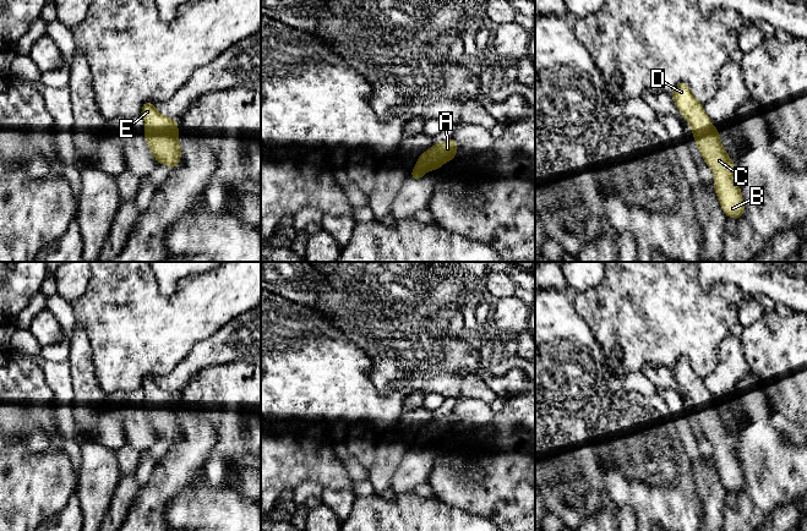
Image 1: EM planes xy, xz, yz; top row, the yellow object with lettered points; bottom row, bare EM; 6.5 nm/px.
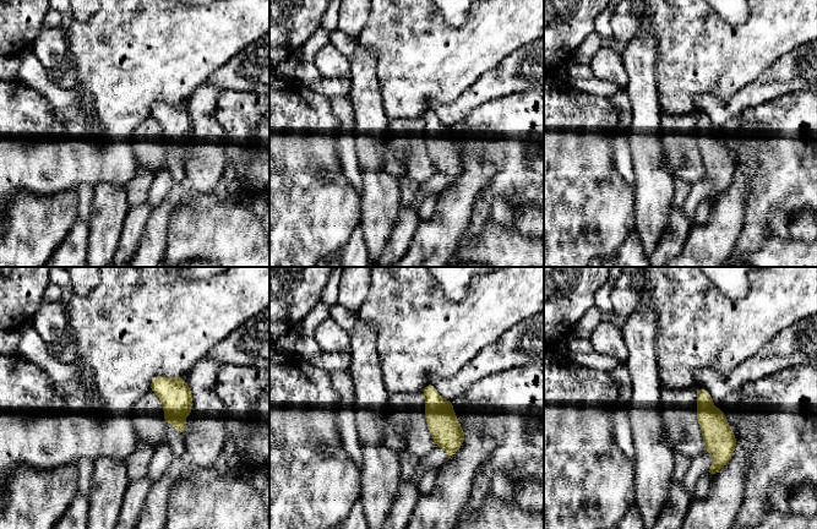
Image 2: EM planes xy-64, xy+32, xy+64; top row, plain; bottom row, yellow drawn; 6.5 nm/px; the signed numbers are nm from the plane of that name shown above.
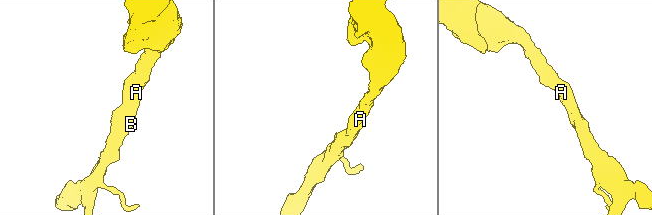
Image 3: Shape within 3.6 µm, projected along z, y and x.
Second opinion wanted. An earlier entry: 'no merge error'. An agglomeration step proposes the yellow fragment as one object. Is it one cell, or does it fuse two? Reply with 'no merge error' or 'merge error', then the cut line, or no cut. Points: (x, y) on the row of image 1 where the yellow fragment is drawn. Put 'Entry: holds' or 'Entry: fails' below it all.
no merge error; cut none
Entry: holds

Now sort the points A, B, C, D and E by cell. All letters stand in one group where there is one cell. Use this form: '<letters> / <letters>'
A B C D E

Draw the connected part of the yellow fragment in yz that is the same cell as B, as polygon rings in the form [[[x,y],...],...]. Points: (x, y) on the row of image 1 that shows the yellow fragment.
[[[678,83],[671,97],[689,124],[696,144],[714,174],[713,186],[724,213],[727,218],[742,218],[745,204],[736,169],[723,147],[719,130],[714,127],[711,120],[704,113],[703,104],[694,98],[687,83]]]

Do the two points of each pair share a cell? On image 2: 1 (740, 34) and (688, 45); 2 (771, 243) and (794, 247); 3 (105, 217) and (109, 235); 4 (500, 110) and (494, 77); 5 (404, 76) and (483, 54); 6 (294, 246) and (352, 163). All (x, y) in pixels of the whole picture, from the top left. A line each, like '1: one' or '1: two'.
1: one
2: one
3: one
4: two
5: one
6: two

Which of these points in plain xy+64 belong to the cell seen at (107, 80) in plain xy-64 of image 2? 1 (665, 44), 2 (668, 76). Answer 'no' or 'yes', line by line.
1: yes
2: yes

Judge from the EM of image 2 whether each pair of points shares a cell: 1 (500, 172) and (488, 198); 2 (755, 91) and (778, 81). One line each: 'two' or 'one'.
1: one
2: one

